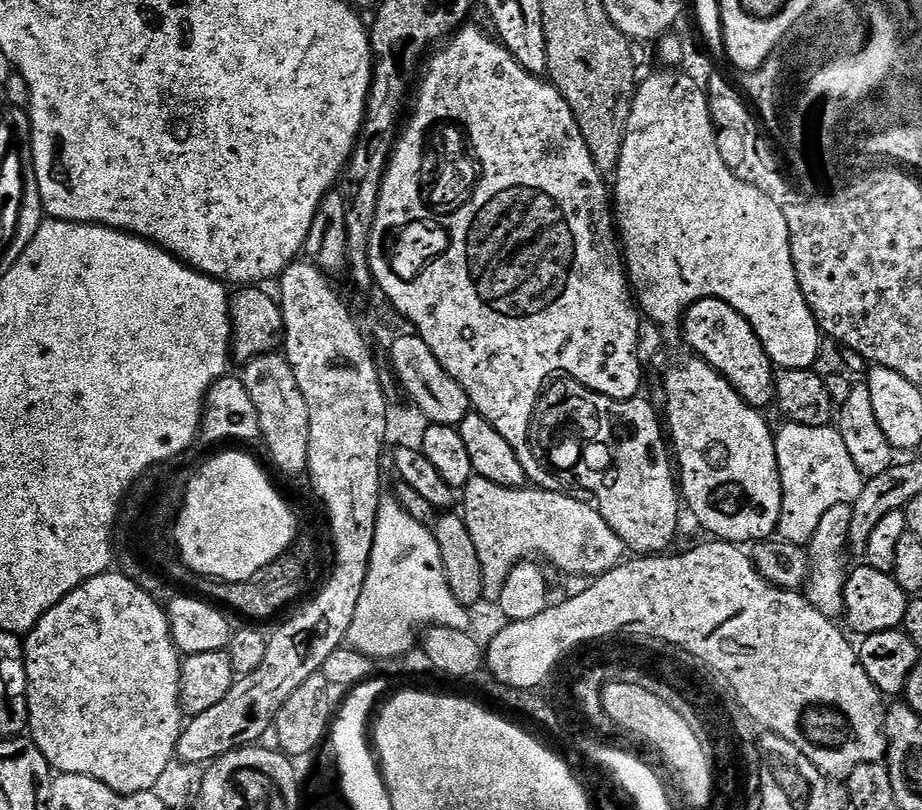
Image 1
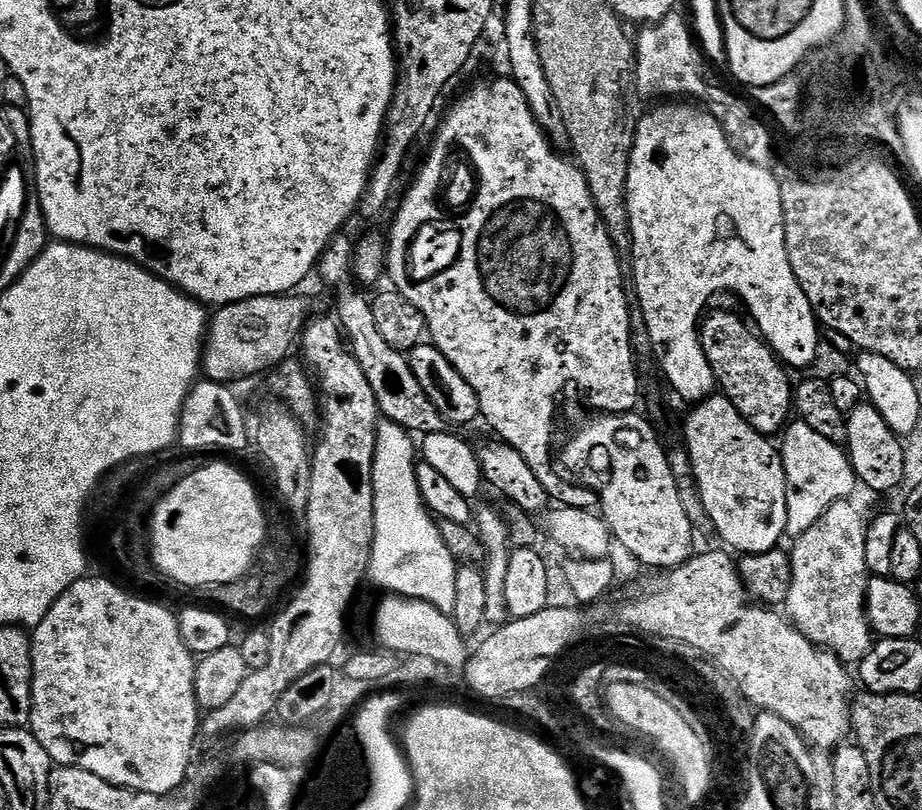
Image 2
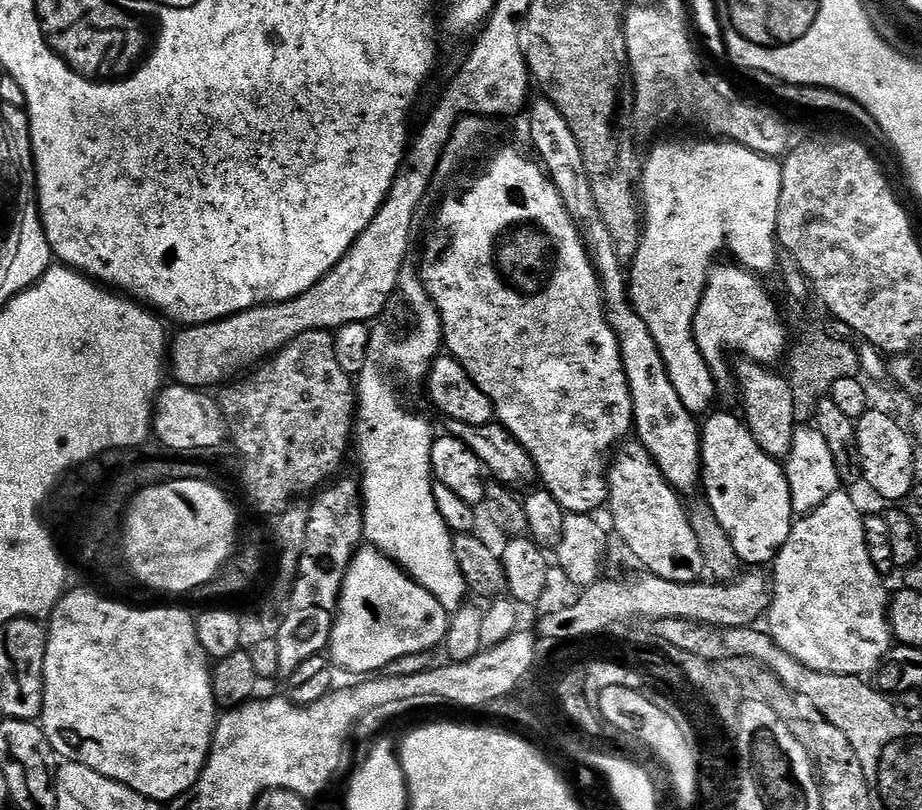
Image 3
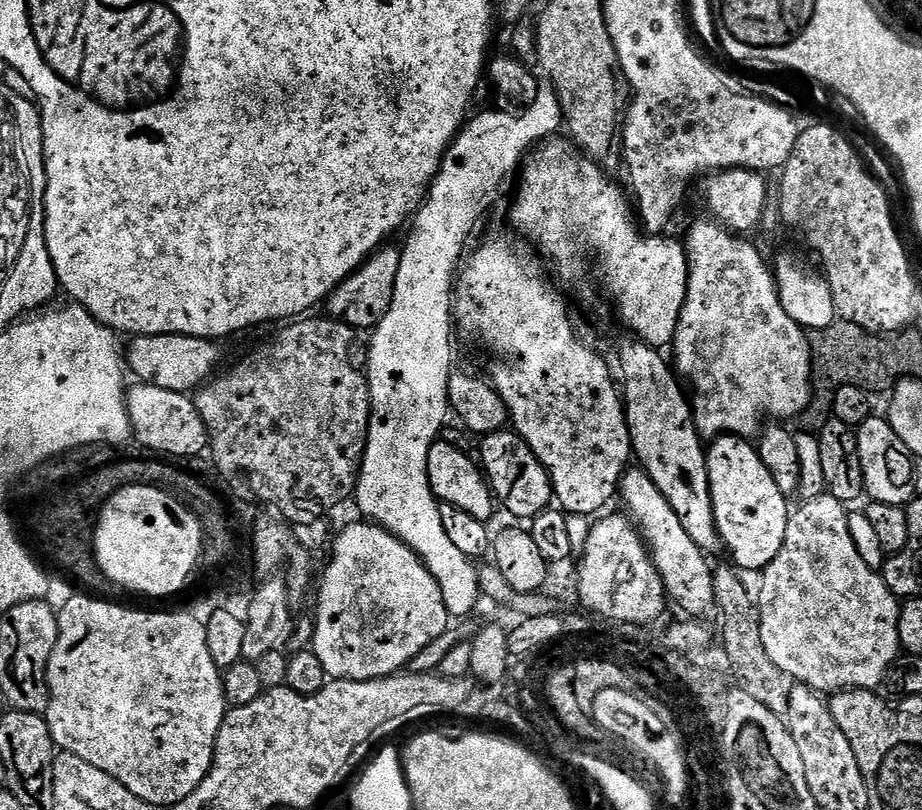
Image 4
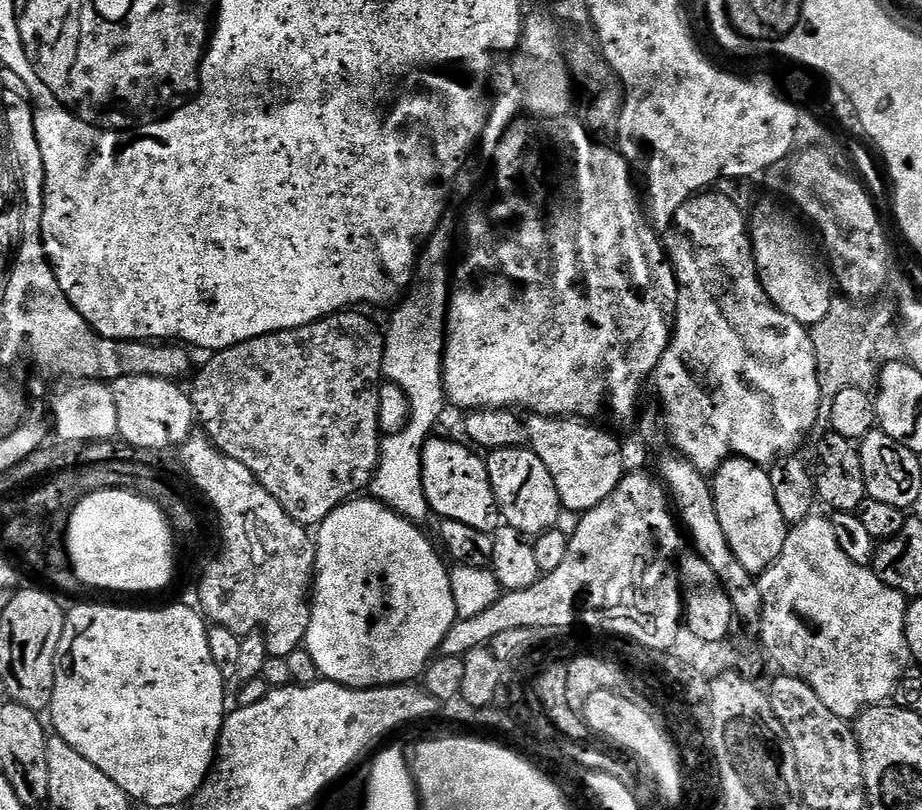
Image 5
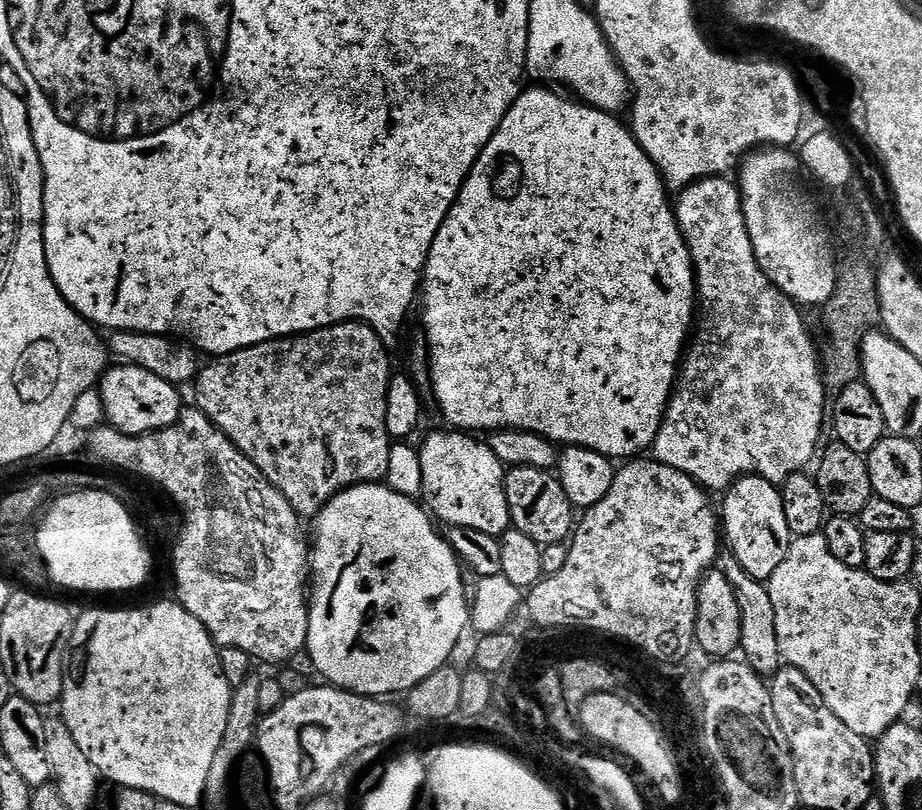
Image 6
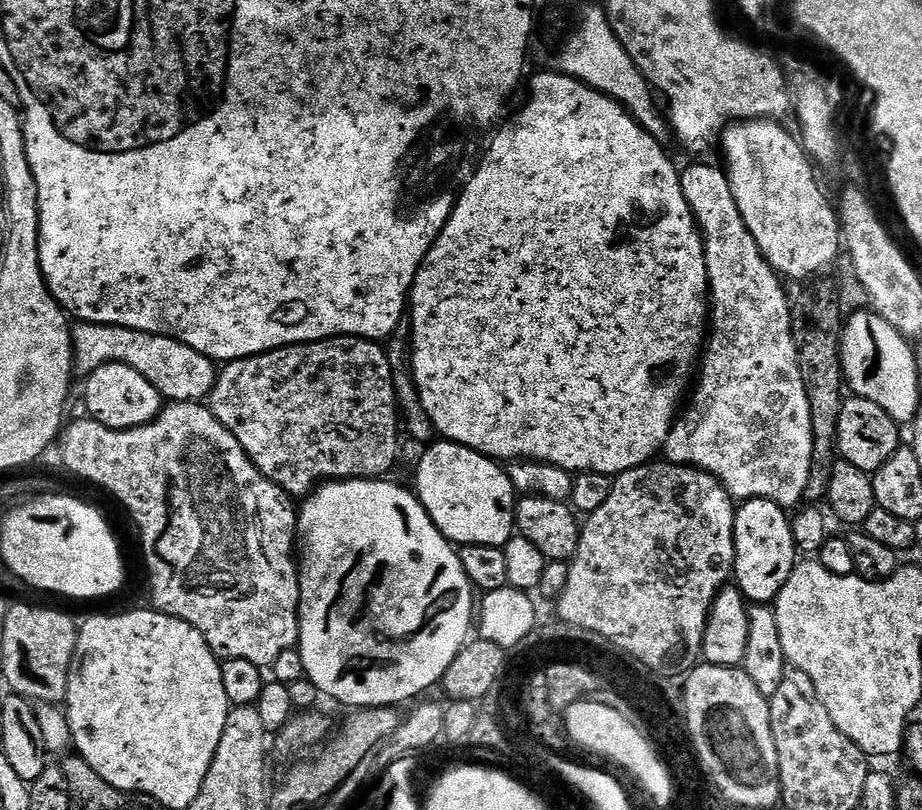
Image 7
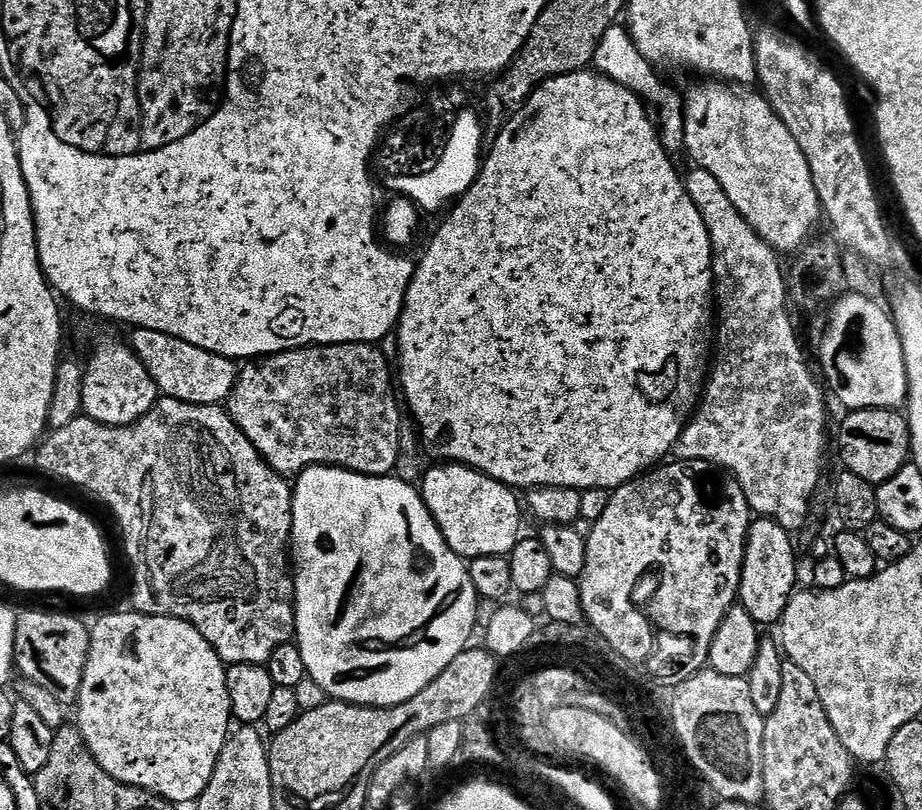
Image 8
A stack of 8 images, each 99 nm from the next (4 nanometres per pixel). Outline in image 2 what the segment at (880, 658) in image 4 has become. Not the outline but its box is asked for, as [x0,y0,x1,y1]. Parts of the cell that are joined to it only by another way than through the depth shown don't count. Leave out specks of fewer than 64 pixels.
[782,499,874,666]

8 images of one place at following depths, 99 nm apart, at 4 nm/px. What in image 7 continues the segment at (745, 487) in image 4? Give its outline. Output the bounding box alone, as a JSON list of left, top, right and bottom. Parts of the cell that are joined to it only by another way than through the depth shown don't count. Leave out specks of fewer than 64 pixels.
[734,500,798,605]

